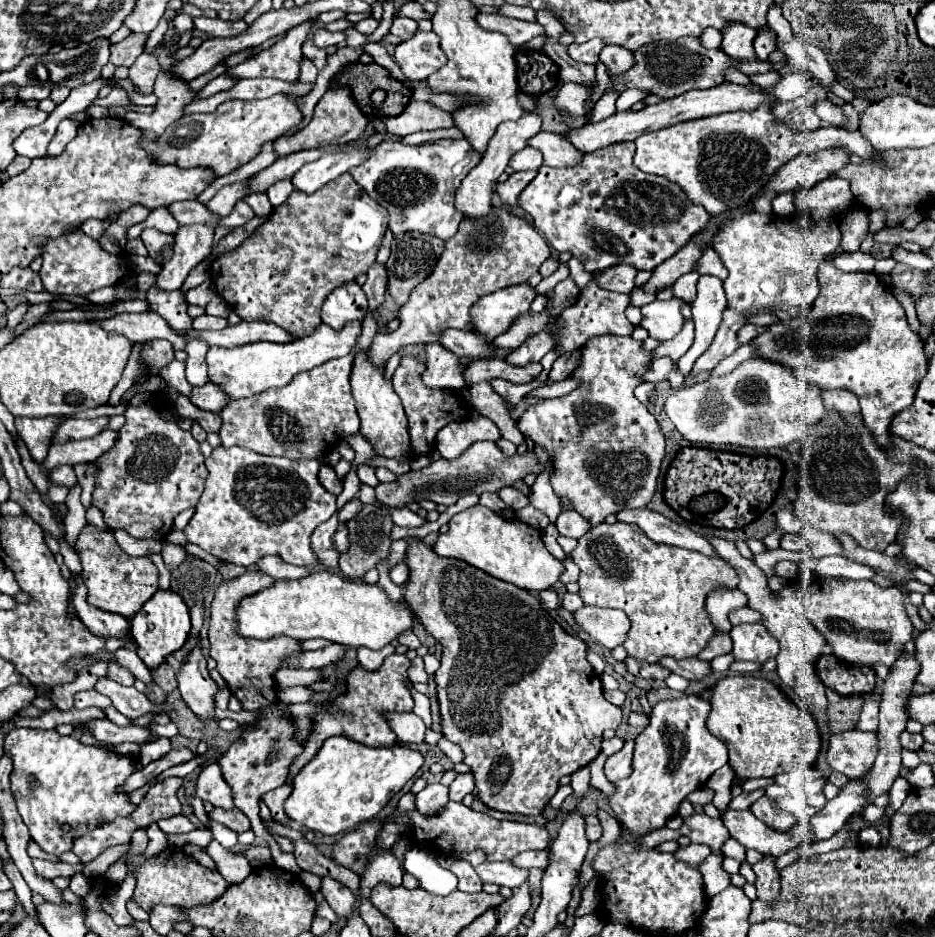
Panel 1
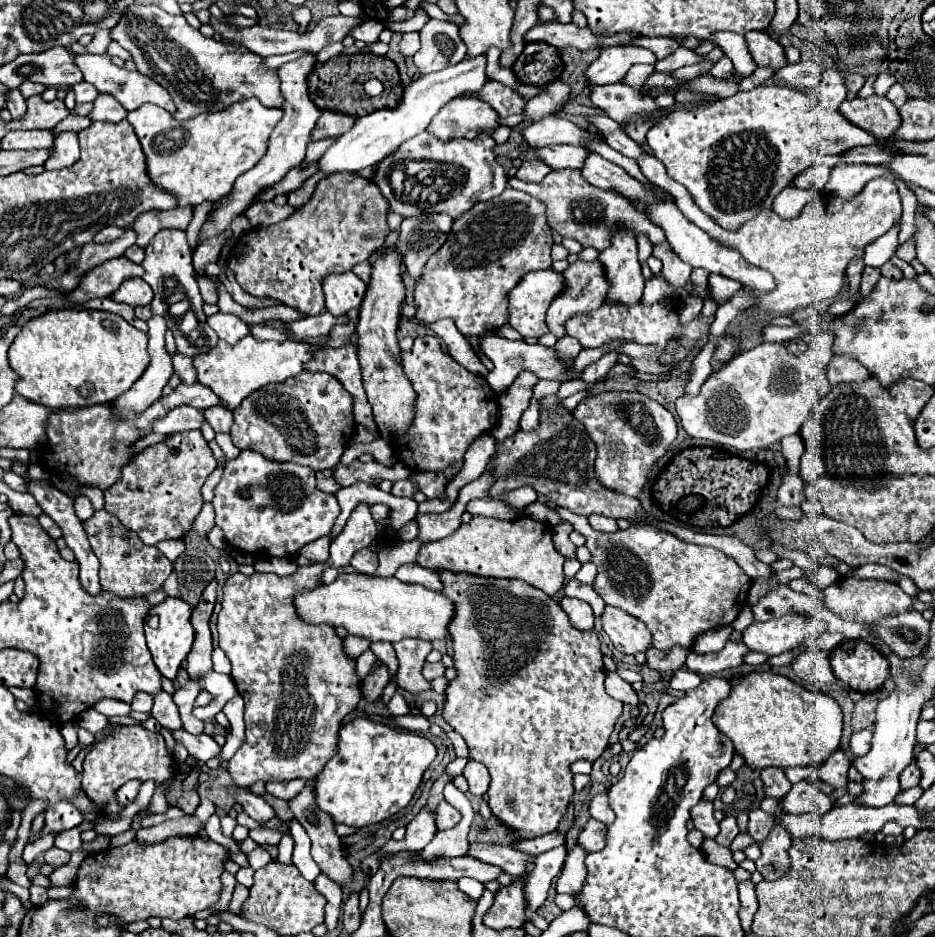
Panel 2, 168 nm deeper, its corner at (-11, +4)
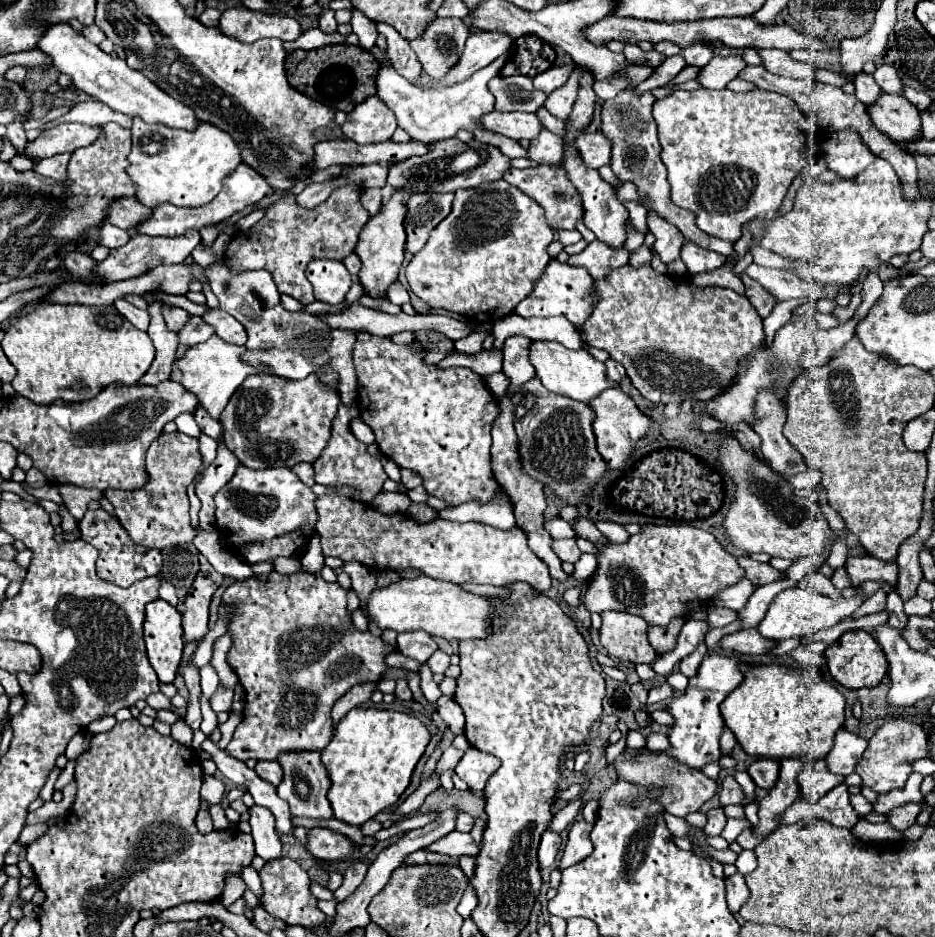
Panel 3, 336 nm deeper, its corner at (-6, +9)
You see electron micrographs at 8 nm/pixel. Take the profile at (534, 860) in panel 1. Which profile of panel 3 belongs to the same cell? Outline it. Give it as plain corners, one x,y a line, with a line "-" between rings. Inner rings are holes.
453,831
453,833
445,835
443,839
431,843
429,847
435,849
437,853
445,853
451,857
459,857
459,855
477,857
477,853
481,851
479,845
473,841
473,837
469,833
461,833
461,831

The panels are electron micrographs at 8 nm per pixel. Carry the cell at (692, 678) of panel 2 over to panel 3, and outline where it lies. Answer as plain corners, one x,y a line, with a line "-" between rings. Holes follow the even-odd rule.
673,671
671,675
667,675
667,683
669,683
677,693
683,693
683,691
685,691
685,685
687,685
687,677
685,677
681,671

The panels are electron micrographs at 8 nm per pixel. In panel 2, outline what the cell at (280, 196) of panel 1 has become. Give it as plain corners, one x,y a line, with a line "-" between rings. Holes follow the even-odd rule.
324,138
324,142
320,142
320,140
310,142
310,146
308,146
308,154
306,154
306,162
310,162
310,160
318,160
318,158
326,152
326,148
334,144
334,140
336,140
336,138

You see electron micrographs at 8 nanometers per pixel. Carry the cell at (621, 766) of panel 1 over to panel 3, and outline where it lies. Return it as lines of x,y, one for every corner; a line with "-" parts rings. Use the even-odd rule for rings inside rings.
663,683
663,685
657,685
657,687
653,687
648,694
649,696
647,697
647,703
657,703
657,701
671,699
671,695
673,695
673,689
671,689
667,683

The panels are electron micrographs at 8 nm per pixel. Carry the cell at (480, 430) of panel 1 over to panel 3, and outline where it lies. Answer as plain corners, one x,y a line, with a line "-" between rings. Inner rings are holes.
401,469
401,481
405,483
407,489
413,489
413,487
423,485
423,477
417,475
417,473
411,471
411,469

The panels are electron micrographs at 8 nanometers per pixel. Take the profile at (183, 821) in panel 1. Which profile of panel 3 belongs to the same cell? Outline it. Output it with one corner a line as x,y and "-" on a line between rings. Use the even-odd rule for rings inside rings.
252,866
244,867
242,869
241,878
247,887
249,887
249,889
251,889
251,891
253,891
256,897
260,900
263,890
257,871

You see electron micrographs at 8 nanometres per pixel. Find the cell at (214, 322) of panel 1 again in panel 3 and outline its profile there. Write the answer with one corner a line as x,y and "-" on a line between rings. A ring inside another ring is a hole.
207,309
207,313
201,315
201,319
207,325
211,325
215,329
215,335
219,335
223,341
235,343
235,345
245,345
245,341
247,341
245,327
235,317
225,313
223,309

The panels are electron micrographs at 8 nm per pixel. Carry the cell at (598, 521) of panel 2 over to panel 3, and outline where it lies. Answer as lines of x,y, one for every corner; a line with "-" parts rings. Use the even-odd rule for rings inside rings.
597,521
595,527
597,527
607,539
611,539
611,541
615,541
615,543
621,543
621,541
629,539
629,533
627,533
619,523
613,523
613,521

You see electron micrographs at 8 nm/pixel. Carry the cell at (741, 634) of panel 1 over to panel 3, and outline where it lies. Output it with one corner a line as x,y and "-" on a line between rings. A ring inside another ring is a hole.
791,587
779,593
773,603
769,605
769,611
765,613
763,621
757,625
757,631
771,641
783,641
791,637
807,637
813,635
821,629
837,625
841,619
849,617
857,607
861,607
861,599
829,599
823,597
811,589
801,589
801,587

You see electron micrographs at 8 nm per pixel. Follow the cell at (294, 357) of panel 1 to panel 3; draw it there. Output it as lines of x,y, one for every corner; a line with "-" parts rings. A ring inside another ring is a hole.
213,335
209,341
193,345
185,351
183,359
179,359
173,365
171,379
181,383
185,389
191,389
191,393
197,395
199,405
207,409
207,413
211,413
215,419
219,419
221,411
229,403
235,389
245,381
245,377
265,373
263,369
257,369
255,365
245,363
241,359
243,353
245,353
245,345
231,345
231,343
225,343
221,337

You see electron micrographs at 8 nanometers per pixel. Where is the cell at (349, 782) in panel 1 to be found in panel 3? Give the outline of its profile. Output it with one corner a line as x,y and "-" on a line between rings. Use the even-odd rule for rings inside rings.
363,707
349,711
337,723
337,733
335,733
333,741
321,753
321,761
323,761
325,769
329,771
329,779
331,779
327,799
333,807
335,817
339,821
359,827
365,821
369,821
371,817
375,817
379,811
395,805
399,795
407,789
411,773
413,773
417,761
421,759
421,755
425,753
429,739
431,739
431,735
425,729
425,725
411,715
391,711
391,709
363,709

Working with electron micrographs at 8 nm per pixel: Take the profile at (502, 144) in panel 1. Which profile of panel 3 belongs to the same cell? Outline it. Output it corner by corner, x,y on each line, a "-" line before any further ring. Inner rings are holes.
561,65
561,67
551,67
545,73
539,73
537,77
533,77
533,85
537,91
551,95
555,89
559,89
561,85
565,85
565,81
569,79
569,73
573,71
575,65

